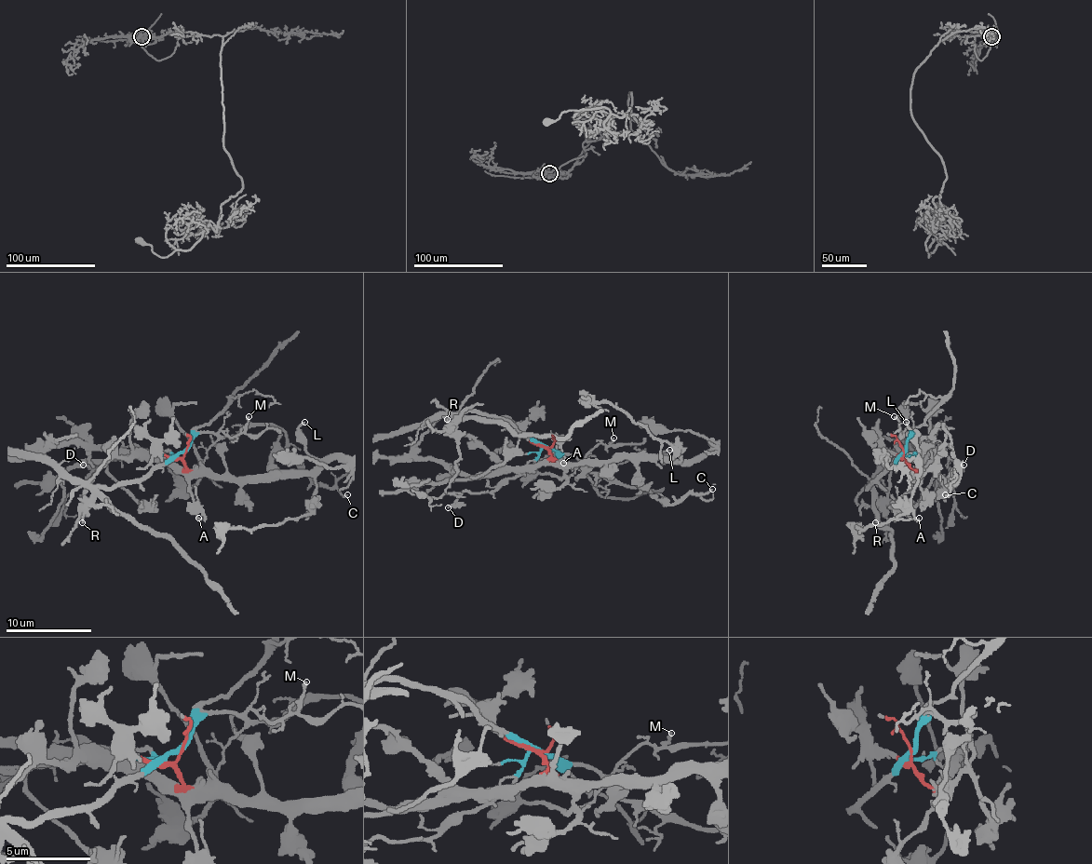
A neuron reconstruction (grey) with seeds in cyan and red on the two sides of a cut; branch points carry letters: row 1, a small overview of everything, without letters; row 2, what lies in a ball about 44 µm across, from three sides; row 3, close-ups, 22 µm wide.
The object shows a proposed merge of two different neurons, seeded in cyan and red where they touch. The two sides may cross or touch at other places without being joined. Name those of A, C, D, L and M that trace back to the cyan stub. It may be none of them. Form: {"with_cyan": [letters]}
{"with_cyan": ["C", "D", "M"]}

